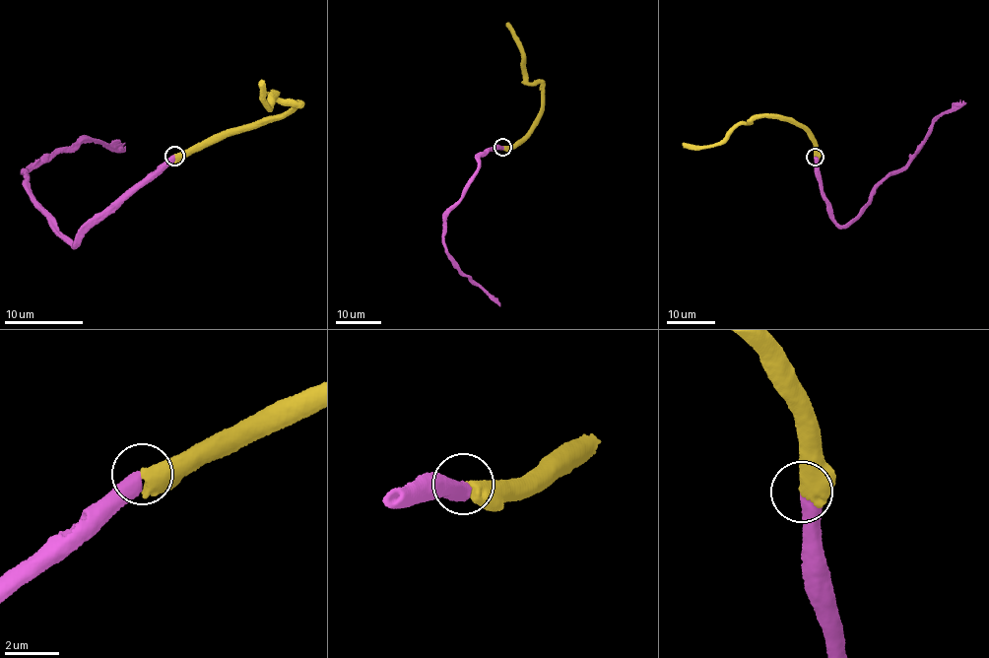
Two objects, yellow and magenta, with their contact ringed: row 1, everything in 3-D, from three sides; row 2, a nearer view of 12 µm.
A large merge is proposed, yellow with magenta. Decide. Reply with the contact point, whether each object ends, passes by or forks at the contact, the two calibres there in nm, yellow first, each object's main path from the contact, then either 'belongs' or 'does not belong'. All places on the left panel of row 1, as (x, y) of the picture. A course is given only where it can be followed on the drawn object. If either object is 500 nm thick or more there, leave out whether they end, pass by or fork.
(174, 156) | 600/500 nm | yellow via (174, 156), (185, 158), (203, 144), (282, 115), (298, 101), (276, 98), (279, 95), (266, 105), (262, 80) | magenta via (174, 156), (80, 244), (58, 230), (21, 174), (83, 142), (124, 151) | belongs

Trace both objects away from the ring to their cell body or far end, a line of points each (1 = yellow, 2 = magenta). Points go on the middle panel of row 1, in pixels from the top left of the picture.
1: (502, 147), (508, 148), (527, 133), (540, 110), (542, 90), (540, 83), (528, 81), (519, 43), (507, 23)
2: (502, 147), (480, 156), (465, 193), (446, 214), (443, 234), (462, 273), (499, 305)

